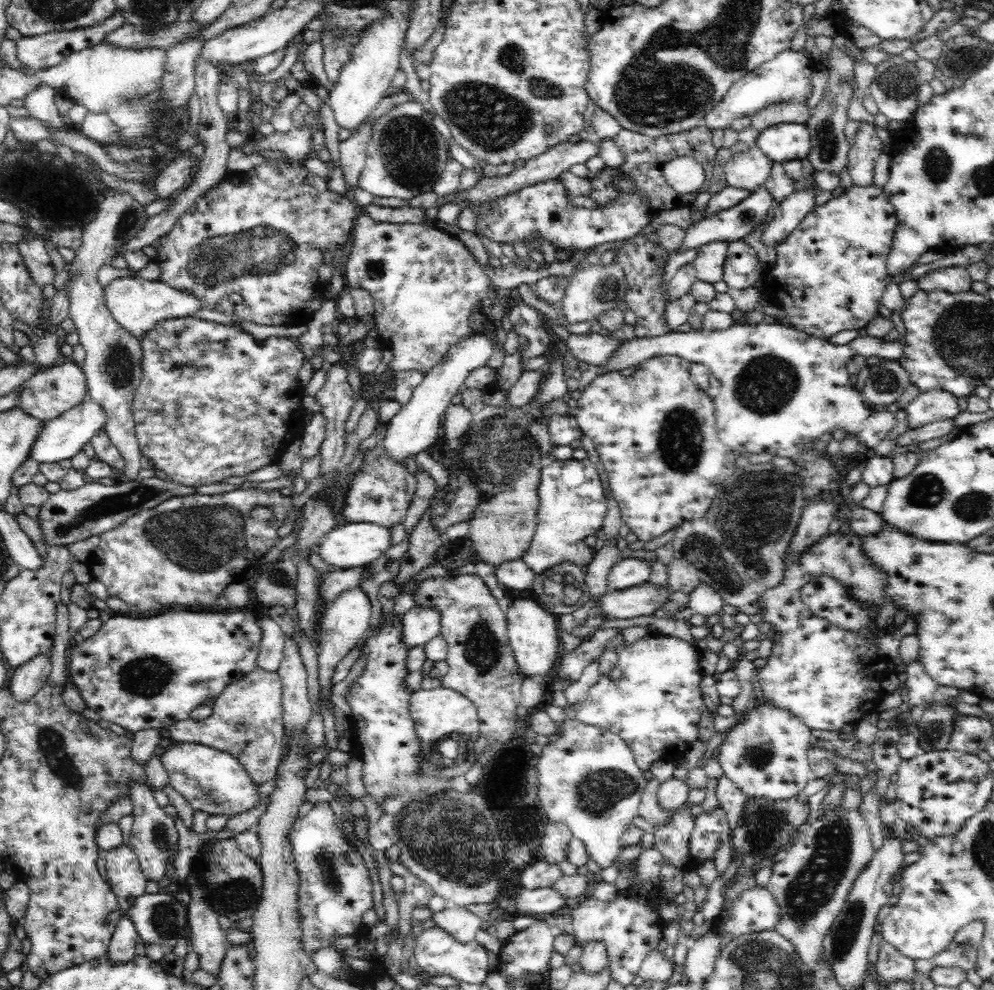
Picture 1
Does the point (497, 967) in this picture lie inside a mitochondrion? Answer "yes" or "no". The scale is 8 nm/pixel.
no

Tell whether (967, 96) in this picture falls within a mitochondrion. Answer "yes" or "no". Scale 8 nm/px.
no

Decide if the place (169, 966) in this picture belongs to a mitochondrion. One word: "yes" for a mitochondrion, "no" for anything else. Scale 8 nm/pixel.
no

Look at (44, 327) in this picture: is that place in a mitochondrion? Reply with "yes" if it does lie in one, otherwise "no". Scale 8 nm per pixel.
no

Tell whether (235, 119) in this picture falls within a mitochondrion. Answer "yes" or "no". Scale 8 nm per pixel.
no

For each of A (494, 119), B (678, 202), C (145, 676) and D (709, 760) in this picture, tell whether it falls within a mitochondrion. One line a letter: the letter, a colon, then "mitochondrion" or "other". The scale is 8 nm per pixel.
A: mitochondrion
B: other
C: mitochondrion
D: other

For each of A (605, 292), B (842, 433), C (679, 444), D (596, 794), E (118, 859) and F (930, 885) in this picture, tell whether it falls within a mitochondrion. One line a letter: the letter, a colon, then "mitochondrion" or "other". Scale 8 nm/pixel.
A: mitochondrion
B: other
C: mitochondrion
D: mitochondrion
E: other
F: other

